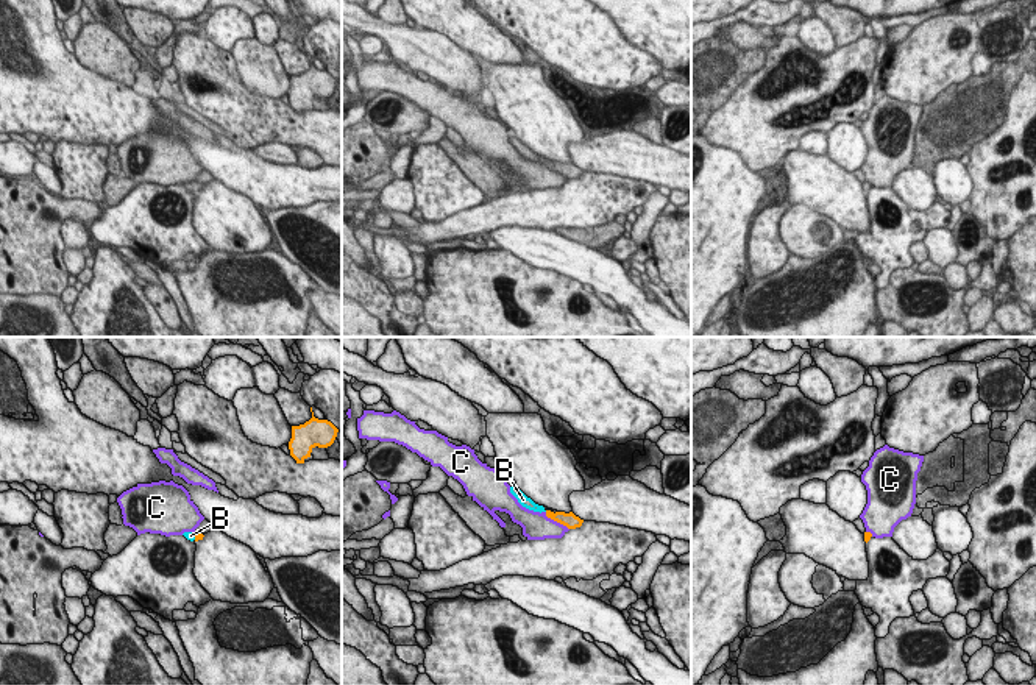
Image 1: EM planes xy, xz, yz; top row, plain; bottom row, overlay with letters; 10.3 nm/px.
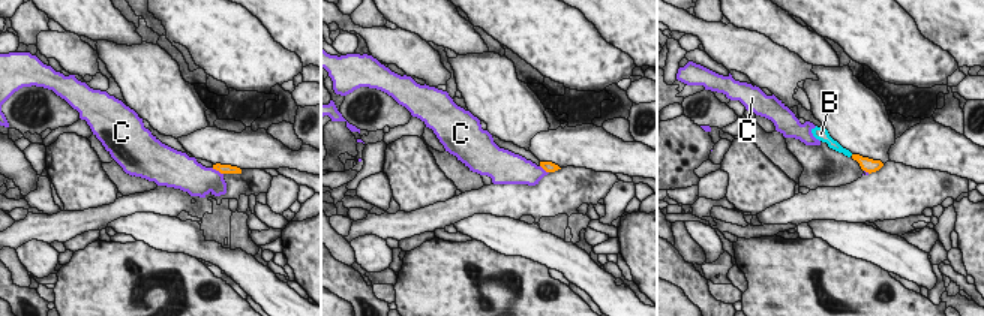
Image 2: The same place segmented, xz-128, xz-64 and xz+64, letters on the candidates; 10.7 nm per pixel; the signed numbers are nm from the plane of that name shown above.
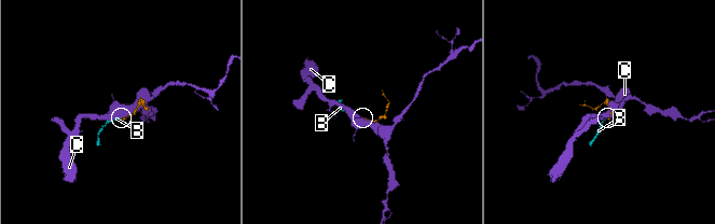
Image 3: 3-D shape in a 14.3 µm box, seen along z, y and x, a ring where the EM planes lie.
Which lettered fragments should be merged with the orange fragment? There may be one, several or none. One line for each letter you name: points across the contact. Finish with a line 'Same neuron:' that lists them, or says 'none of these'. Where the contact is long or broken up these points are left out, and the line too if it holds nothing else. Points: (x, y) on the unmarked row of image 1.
B: Path across: xy (198, 186), (195, 186), (191, 186)
Same neuron: B

